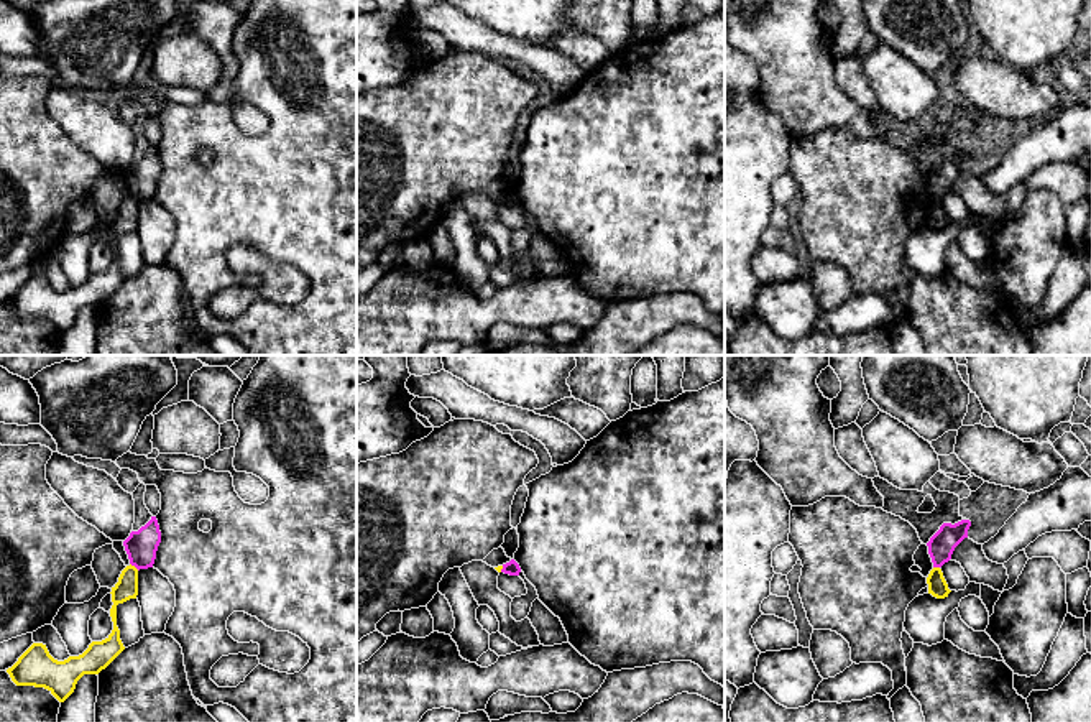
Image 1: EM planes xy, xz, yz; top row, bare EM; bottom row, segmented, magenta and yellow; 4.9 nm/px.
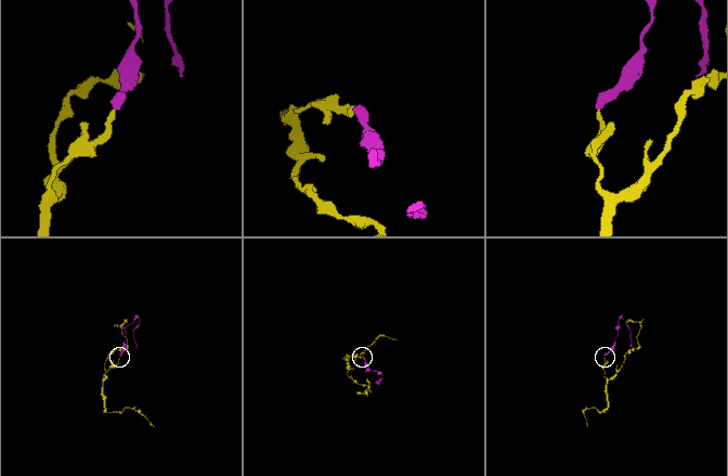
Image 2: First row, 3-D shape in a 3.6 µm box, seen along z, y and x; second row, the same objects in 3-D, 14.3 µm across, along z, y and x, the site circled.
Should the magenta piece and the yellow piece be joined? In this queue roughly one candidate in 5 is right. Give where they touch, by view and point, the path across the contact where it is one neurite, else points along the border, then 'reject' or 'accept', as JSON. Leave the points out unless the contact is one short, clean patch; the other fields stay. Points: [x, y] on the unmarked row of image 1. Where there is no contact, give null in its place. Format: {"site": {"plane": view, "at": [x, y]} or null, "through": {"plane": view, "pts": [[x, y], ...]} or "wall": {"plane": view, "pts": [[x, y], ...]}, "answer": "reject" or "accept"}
{"site": {"plane": "xy", "at": [135, 198]}, "wall": {"plane": "xy", "pts": [[130, 194], [138, 201]]}, "answer": "reject"}

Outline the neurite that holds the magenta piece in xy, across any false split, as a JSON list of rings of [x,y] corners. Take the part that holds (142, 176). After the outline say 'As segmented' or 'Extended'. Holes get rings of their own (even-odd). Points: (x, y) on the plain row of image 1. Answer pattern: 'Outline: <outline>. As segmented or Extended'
Outline: [[[156,148],[141,158],[138,163],[131,163],[123,173],[130,196],[140,201],[153,199],[156,183],[161,174],[161,163]]]. As segmented

